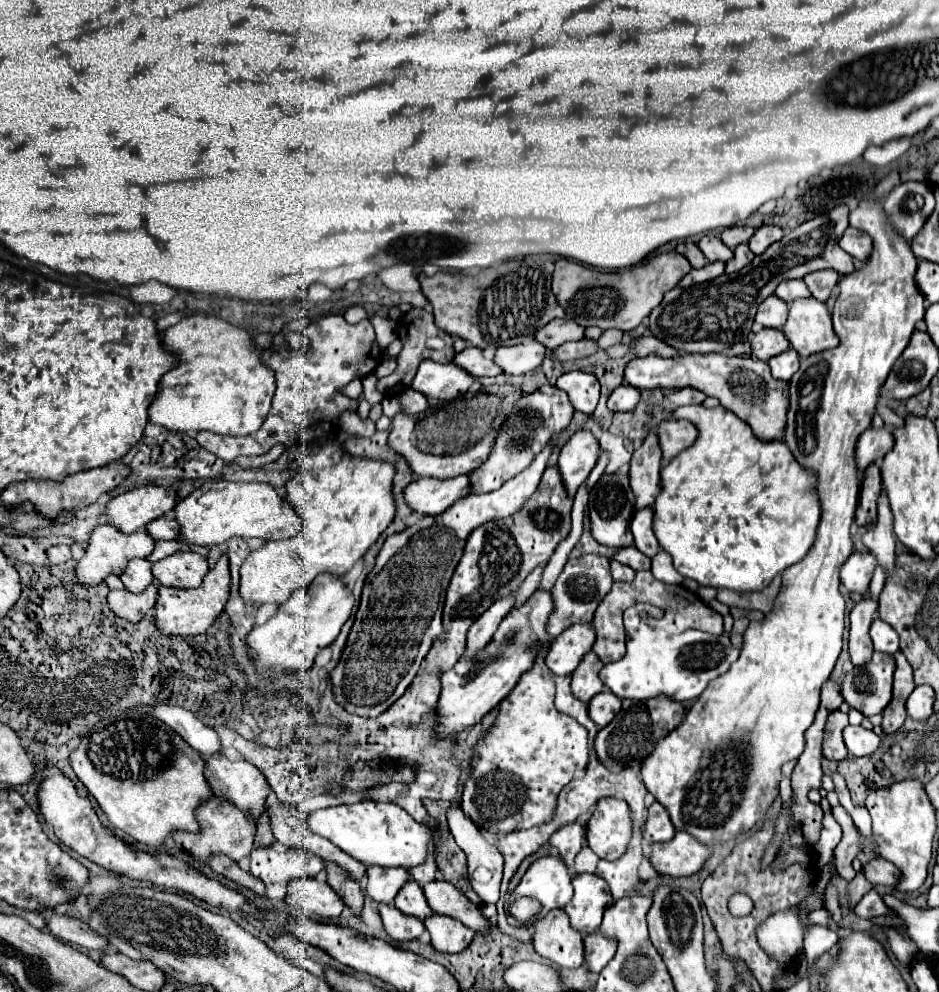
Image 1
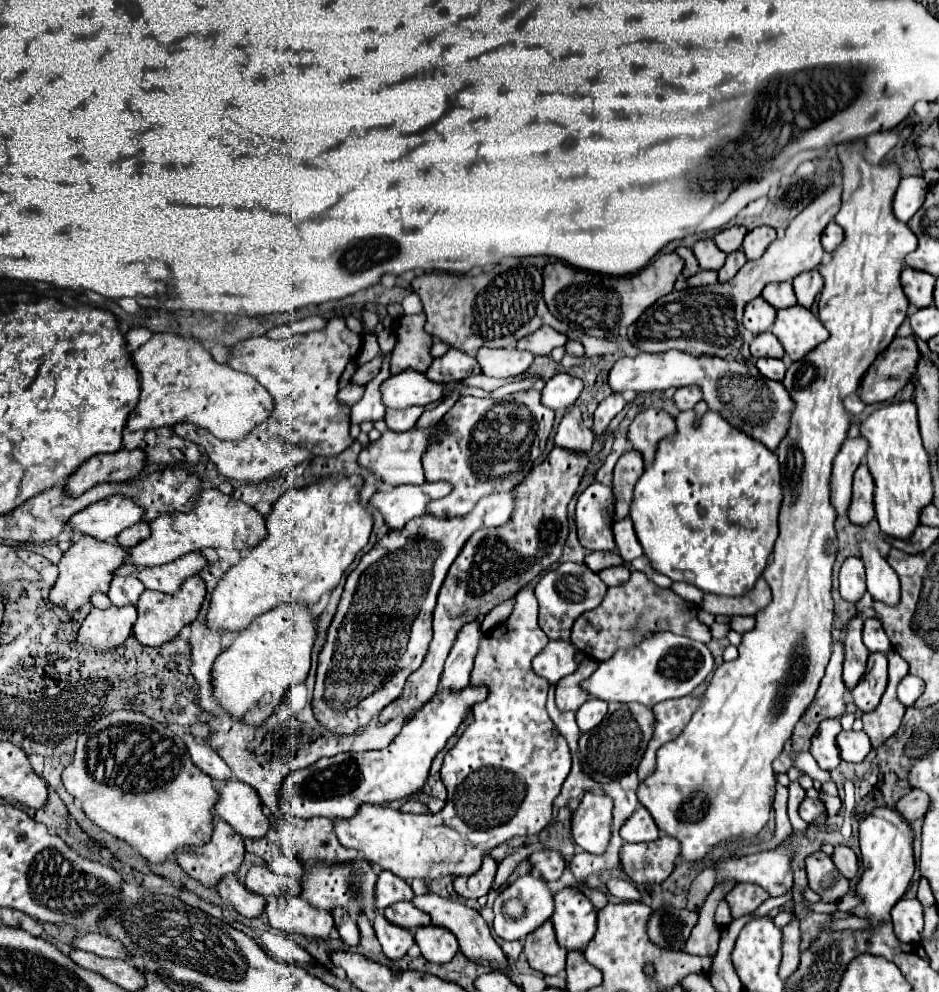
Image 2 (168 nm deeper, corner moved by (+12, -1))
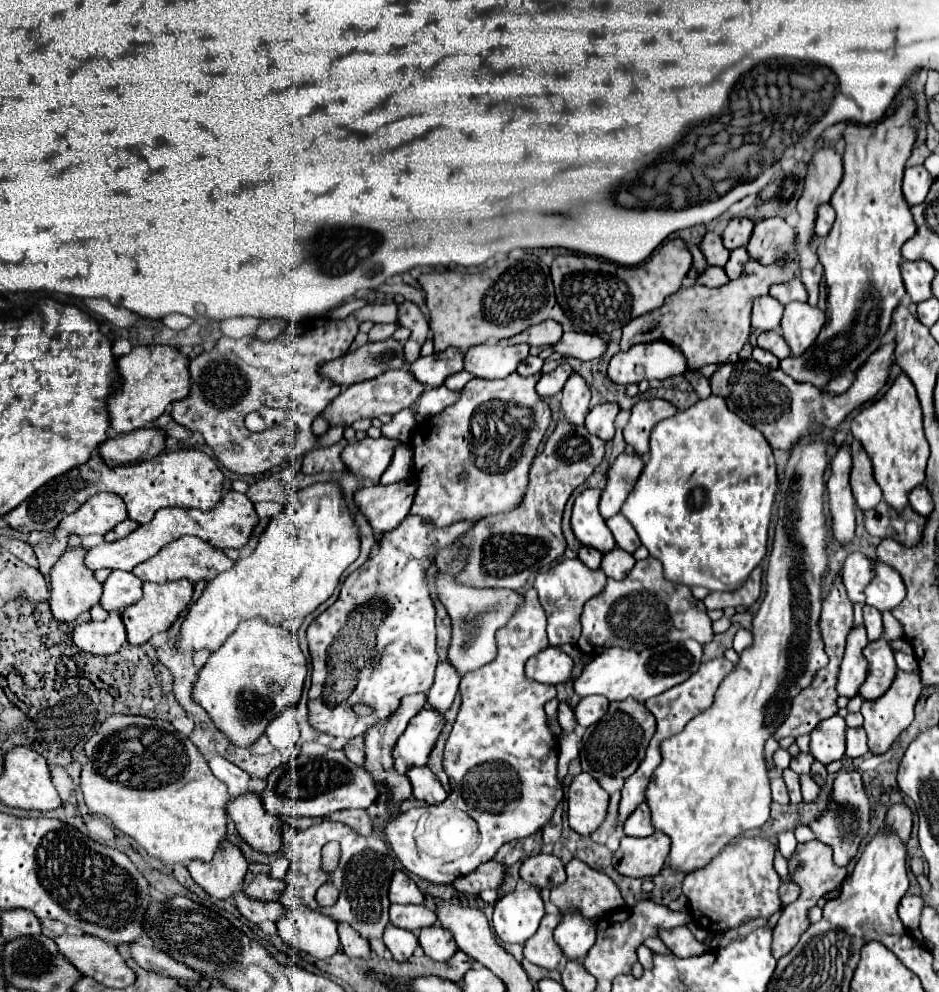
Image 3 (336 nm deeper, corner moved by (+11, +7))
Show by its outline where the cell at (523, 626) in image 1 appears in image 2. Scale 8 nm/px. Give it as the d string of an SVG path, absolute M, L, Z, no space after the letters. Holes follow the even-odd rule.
M464 688L460 692L440 692L404 724L400 734L382 750L372 752L342 752L330 758L320 758L308 768L294 770L282 784L278 808L294 818L352 818L360 806L382 806L384 802L408 798L420 792L428 780L428 770L434 756L446 746L448 738L456 734L472 704L486 698L486 688Z

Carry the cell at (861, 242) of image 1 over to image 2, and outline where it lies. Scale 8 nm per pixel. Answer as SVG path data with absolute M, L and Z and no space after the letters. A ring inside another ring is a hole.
M830 222L830 224L826 226L826 230L822 232L822 246L824 246L824 250L826 250L826 252L832 252L832 250L844 240L842 234L844 234L842 228L840 228L836 222Z

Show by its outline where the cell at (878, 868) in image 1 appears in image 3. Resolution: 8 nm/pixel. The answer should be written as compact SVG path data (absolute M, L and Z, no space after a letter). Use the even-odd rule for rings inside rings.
M859 772L837 774L837 778L833 782L833 802L831 802L829 810L819 820L809 824L809 828L815 832L817 840L831 846L833 860L837 866L847 866L851 862L851 858L857 854L861 840L869 832L869 810L871 810L869 798L865 794Z

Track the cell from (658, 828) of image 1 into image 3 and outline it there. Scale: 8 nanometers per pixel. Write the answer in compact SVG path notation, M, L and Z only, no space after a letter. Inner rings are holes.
M641 802L633 814L625 822L625 834L627 836L649 836L653 834L655 828L651 824L651 810L645 802Z

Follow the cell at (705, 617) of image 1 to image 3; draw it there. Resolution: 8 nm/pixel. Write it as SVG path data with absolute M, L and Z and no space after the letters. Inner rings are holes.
M651 556L639 560L623 580L607 580L605 590L585 602L581 626L583 632L577 646L585 656L597 656L613 646L635 648L641 652L663 640L681 642L693 638L699 644L713 640L713 628L705 604L693 598L689 586L665 580L661 562ZM663 610L667 612L667 618L663 618Z

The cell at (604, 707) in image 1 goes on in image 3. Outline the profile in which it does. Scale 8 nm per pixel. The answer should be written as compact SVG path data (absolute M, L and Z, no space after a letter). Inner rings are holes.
M587 696L587 698L581 698L581 702L575 708L577 724L587 728L593 722L599 722L605 716L607 706L609 706L609 700L605 700L605 696Z

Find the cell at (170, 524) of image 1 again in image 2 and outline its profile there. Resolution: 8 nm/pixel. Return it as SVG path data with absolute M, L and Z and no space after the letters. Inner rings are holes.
M138 522L138 524L122 530L122 532L116 536L116 544L122 546L122 548L132 548L132 546L136 546L138 542L142 542L148 534L150 534L150 526L148 526L146 522Z

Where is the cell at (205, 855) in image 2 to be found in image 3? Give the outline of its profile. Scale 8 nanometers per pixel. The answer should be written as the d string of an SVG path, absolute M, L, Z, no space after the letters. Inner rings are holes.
M227 838L221 840L213 860L209 864L201 860L189 862L189 872L193 880L213 898L227 900L233 896L233 892L241 890L245 872L247 872L247 860L239 846L231 844Z

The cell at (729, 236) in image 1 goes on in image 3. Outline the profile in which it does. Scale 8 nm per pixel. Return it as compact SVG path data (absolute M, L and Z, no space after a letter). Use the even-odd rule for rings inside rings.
M731 218L723 230L723 244L727 250L745 246L753 232L753 222L749 218Z

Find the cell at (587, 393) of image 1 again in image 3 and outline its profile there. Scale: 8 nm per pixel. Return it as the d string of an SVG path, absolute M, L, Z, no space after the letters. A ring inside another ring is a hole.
M567 362L559 364L553 372L541 376L541 380L537 382L537 394L541 398L551 398L551 396L559 394L571 374L573 374L573 368Z

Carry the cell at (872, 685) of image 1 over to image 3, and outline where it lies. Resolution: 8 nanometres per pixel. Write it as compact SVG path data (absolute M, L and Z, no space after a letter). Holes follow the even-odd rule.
M879 638L875 642L869 642L867 648L863 650L869 668L867 668L867 678L859 686L859 696L865 700L877 700L893 682L895 678L895 658L893 650L887 640Z

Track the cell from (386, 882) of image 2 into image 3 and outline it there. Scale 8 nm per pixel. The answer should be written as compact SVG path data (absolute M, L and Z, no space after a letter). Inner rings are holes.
M395 870L393 880L389 884L389 900L397 904L421 904L423 894L405 872Z

